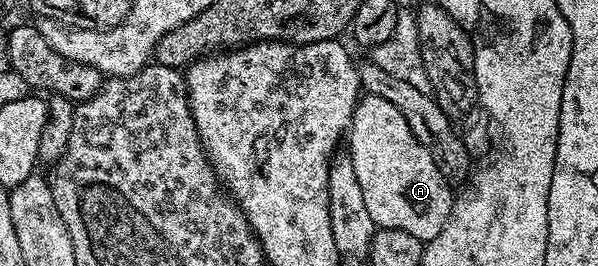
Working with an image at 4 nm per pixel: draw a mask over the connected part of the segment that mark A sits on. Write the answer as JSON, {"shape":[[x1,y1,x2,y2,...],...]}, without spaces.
{"shape":[[362,94,347,132,347,143,348,139,347,154,351,165,355,165,355,178,359,181,359,189,363,189,363,202,367,204,367,213,371,213,374,225,399,229,422,241,434,239,453,212,455,191,443,173,439,173,439,165,435,165,431,153,419,145,415,133,411,133,411,125,403,121,403,113,383,97]]}

